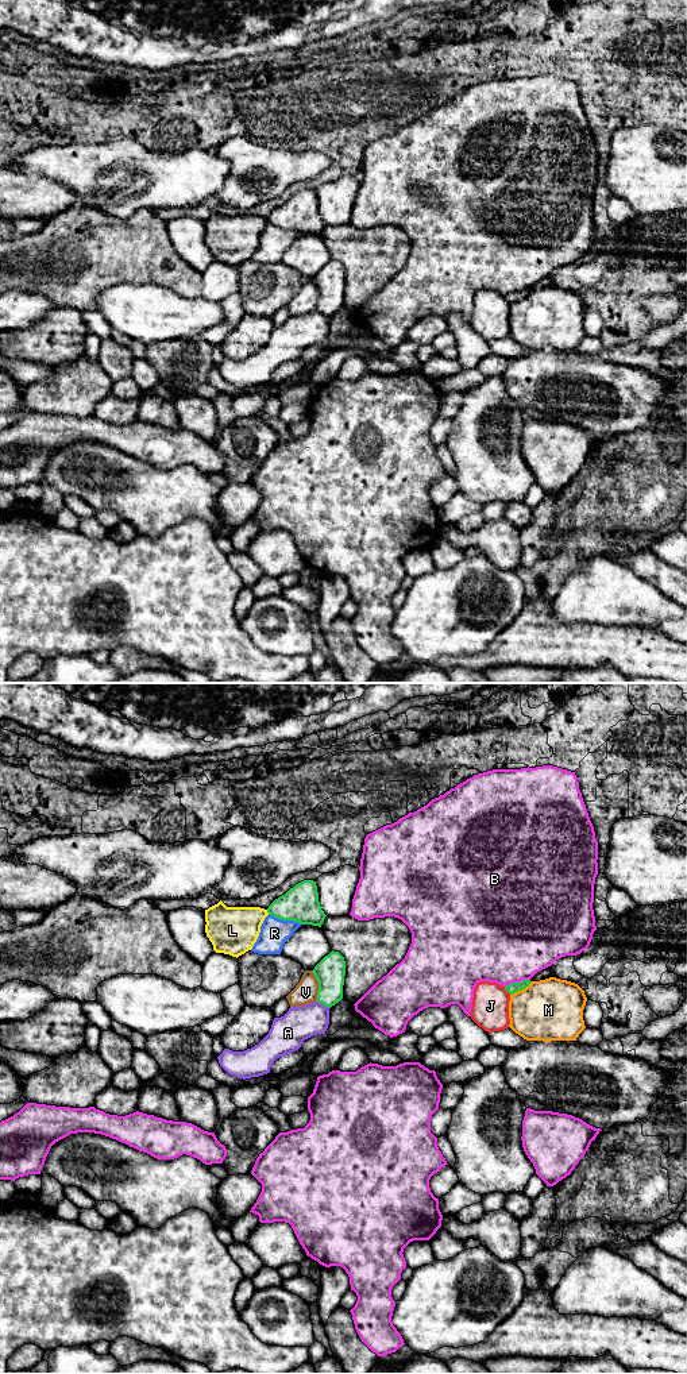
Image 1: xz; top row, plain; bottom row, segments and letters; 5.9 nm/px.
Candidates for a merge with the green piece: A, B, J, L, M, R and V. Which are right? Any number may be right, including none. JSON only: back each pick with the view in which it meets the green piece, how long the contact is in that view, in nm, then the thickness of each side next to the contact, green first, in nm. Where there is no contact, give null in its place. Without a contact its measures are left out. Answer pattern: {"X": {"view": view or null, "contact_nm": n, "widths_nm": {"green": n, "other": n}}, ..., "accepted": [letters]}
{"accepted": []}

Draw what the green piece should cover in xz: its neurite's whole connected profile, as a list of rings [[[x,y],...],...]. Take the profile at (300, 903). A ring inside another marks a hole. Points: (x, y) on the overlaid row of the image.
[[[304,880],[275,899],[267,912],[282,920],[321,927],[325,914],[319,902],[316,881]]]

